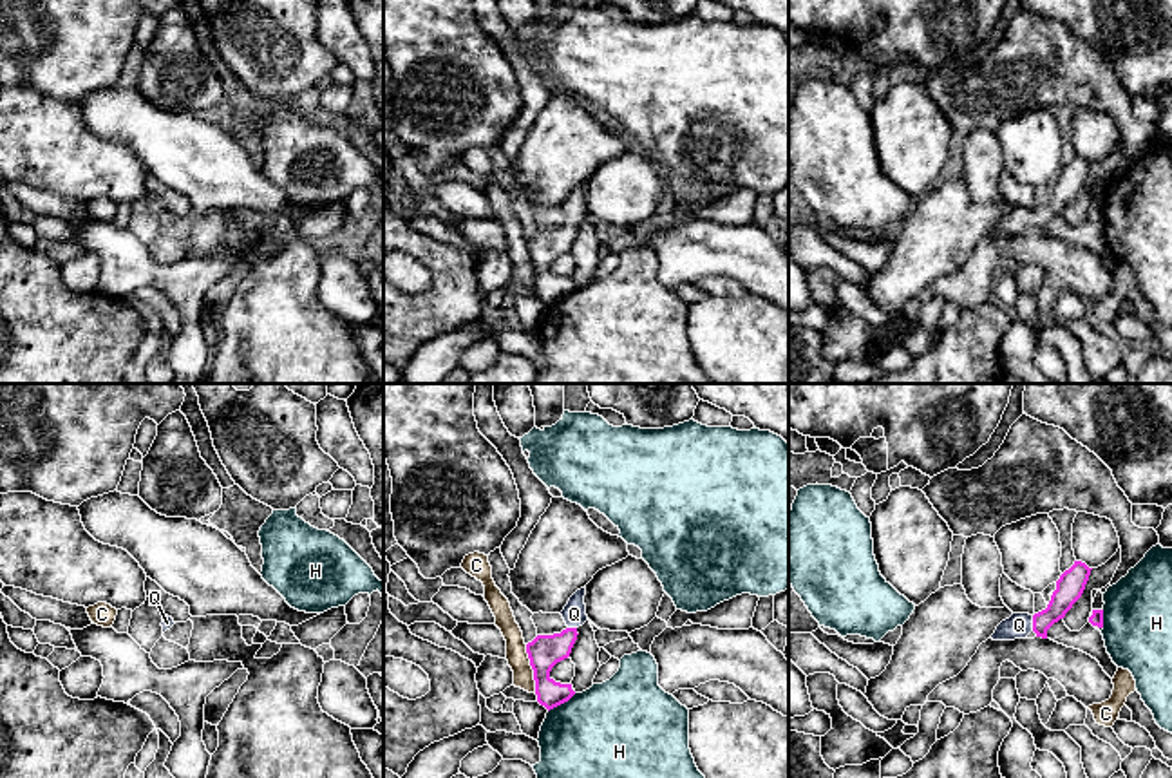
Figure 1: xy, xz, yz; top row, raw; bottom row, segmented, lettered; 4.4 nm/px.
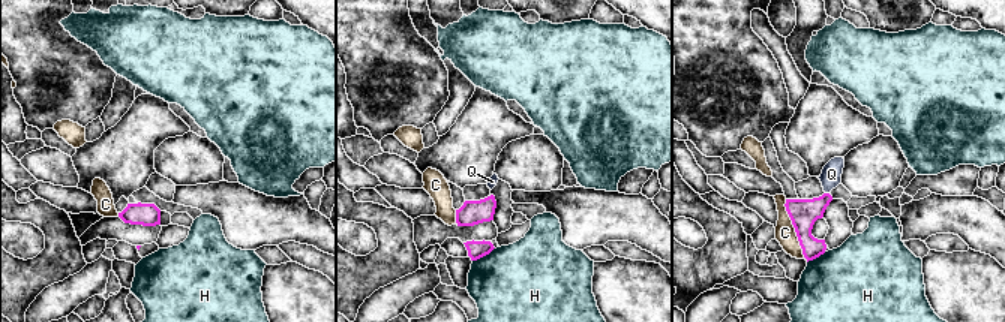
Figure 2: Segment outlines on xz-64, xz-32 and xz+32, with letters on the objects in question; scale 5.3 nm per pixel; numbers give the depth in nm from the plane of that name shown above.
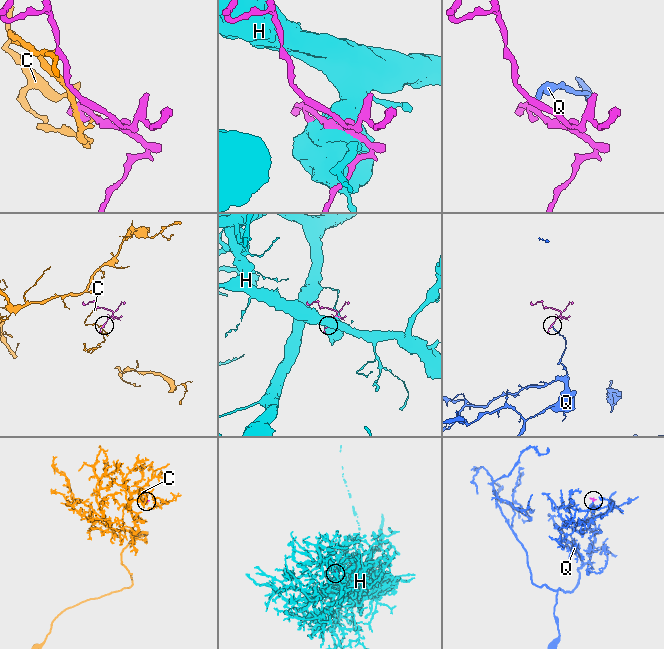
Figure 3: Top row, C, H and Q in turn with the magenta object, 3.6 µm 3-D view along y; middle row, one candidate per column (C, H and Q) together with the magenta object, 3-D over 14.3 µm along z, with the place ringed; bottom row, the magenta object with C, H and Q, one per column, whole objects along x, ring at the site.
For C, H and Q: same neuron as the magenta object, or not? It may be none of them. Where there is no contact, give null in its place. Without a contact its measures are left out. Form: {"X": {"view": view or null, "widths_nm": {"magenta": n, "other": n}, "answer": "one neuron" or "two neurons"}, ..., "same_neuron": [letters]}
{"C": {"view": "xz", "widths_nm": {"magenta": 150, "other": 100}, "answer": "two neurons"}, "H": {"view": "xz", "widths_nm": {"magenta": 150, "other": 420}, "answer": "two neurons"}, "Q": {"view": "yz", "widths_nm": {"magenta": 120, "other": 110}, "answer": "one neuron"}, "same_neuron": ["Q"]}

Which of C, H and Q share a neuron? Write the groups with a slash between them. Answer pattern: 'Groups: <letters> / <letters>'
Groups: C / H / Q

